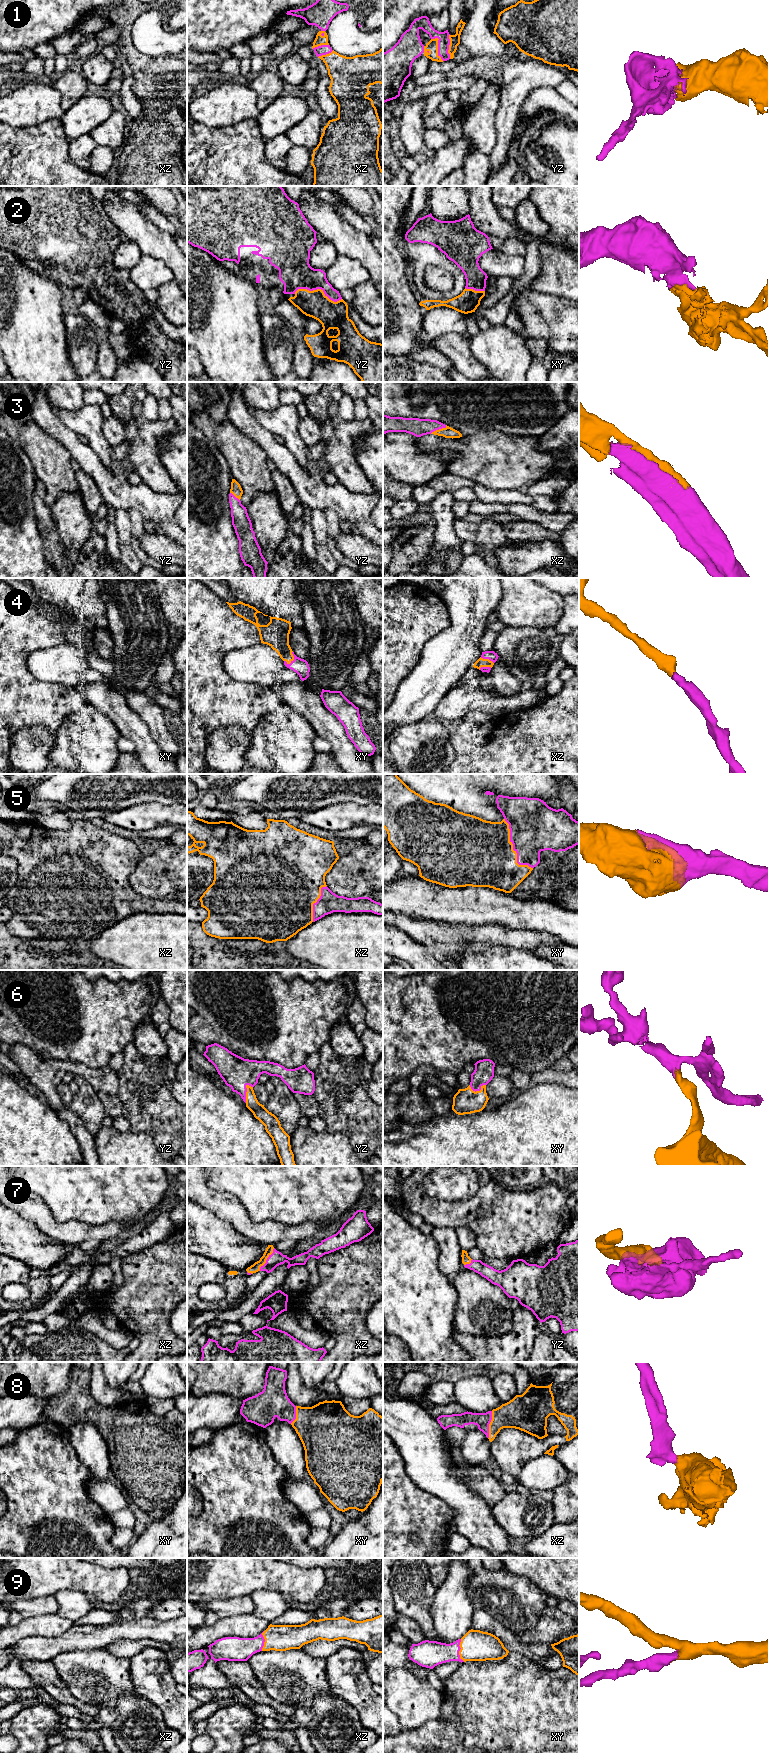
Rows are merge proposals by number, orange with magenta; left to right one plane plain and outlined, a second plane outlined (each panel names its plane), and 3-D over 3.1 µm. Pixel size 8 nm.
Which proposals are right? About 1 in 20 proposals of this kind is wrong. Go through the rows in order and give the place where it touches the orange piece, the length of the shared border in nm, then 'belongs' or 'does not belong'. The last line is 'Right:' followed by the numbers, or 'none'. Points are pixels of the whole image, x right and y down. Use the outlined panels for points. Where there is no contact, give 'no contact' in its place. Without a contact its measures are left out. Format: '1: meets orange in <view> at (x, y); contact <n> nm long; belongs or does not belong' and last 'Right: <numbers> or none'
1: meets orange in yz at (437, 46); contact 200 nm long; belongs
2: meets orange in yz at (318, 289); contact 380 nm long; belongs
3: meets orange in xz at (439, 429); contact 150 nm long; belongs
4: meets orange in xy at (293, 658); contact 120 nm long; belongs
5: meets orange in xy at (512, 848); contact 460 nm long; belongs
6: meets orange in yz at (246, 1093); contact 150 nm long; belongs
7: meets orange in xz at (266, 1259); contact 220 nm long; belongs
8: meets orange in xz at (489, 1425); contact 220 nm long; belongs
9: meets orange in xy at (460, 1650); contact 190 nm long; belongs
Right: 1, 2, 3, 4, 5, 6, 7, 8, 9

